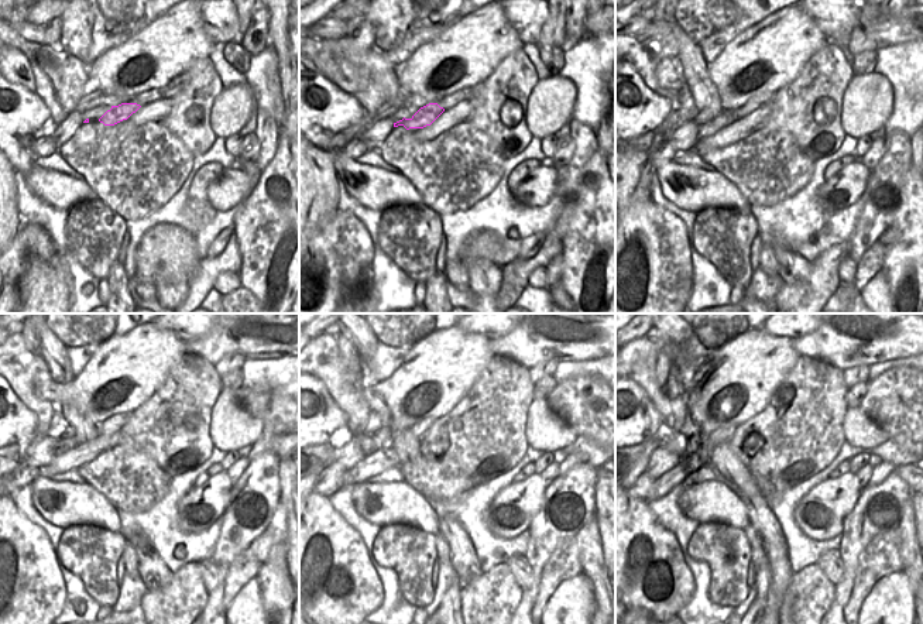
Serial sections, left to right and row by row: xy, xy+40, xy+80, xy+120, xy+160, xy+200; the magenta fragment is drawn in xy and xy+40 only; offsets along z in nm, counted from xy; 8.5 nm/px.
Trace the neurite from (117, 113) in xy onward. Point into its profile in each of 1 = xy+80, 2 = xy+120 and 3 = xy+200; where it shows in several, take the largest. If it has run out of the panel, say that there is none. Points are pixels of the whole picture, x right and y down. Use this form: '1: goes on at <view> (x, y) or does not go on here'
1: goes on at xy+80 (730, 117)
2: goes on at xy+120 (64, 445)
3: goes on at xy+200 (676, 444)

